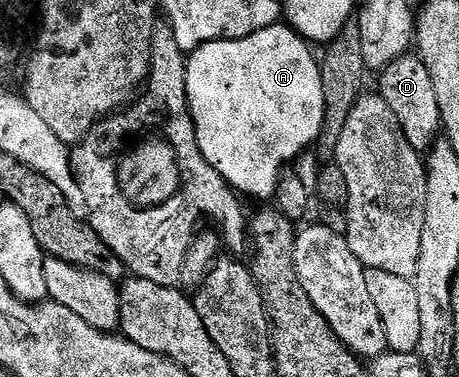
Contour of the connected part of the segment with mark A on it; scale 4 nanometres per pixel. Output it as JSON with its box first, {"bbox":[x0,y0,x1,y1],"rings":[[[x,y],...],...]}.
{"bbox":[185,23,325,203],"rings":[[[280,23],[253,31],[253,35],[241,39],[210,41],[187,57],[185,87],[197,147],[236,194],[244,198],[256,197],[263,201],[259,203],[270,202],[288,166],[318,142],[325,123],[325,96],[320,62],[311,54],[311,49],[300,33]]]}

